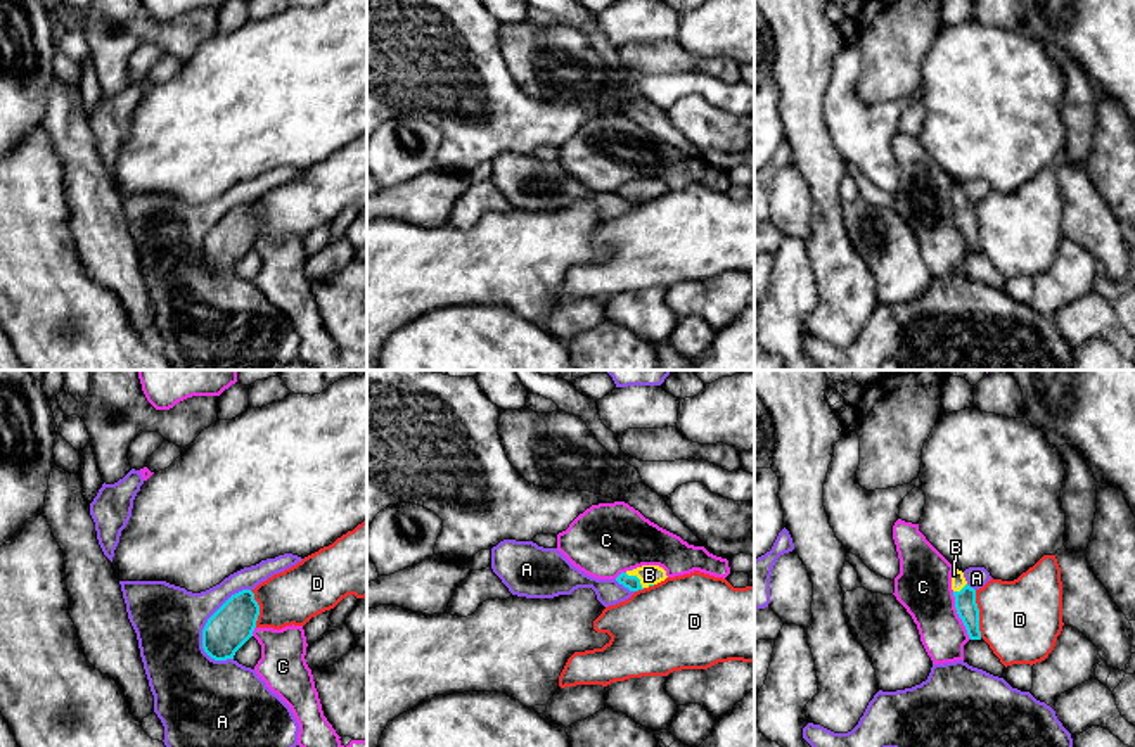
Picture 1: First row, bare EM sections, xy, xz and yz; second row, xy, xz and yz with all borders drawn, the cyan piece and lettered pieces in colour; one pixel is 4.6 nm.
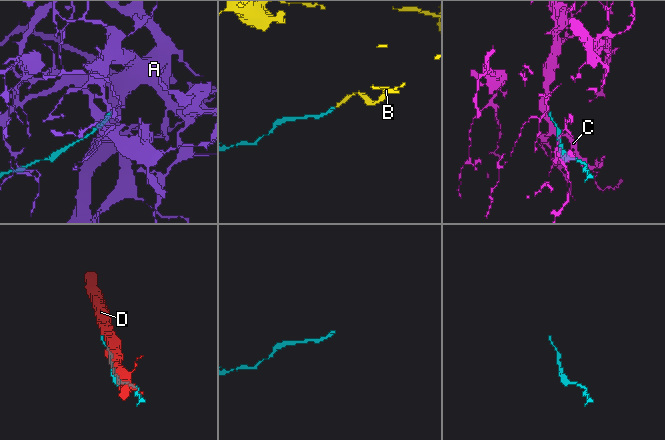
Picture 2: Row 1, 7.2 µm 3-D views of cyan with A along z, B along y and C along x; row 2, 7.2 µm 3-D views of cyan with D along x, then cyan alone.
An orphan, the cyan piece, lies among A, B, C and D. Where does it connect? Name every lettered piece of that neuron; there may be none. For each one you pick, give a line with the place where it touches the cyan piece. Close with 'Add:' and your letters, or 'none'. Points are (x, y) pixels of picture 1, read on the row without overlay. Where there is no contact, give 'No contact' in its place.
B: Touches cyan at xz (637, 191)
Add: B

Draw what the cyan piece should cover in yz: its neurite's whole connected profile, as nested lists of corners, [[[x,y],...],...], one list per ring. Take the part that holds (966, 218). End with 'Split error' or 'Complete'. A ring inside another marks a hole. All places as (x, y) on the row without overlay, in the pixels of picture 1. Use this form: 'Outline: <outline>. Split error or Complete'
Outline: [[[953,182],[952,185],[952,202],[955,209],[957,227],[962,232],[969,251],[981,252],[976,202],[967,197],[964,185],[959,182]]]. Split error

